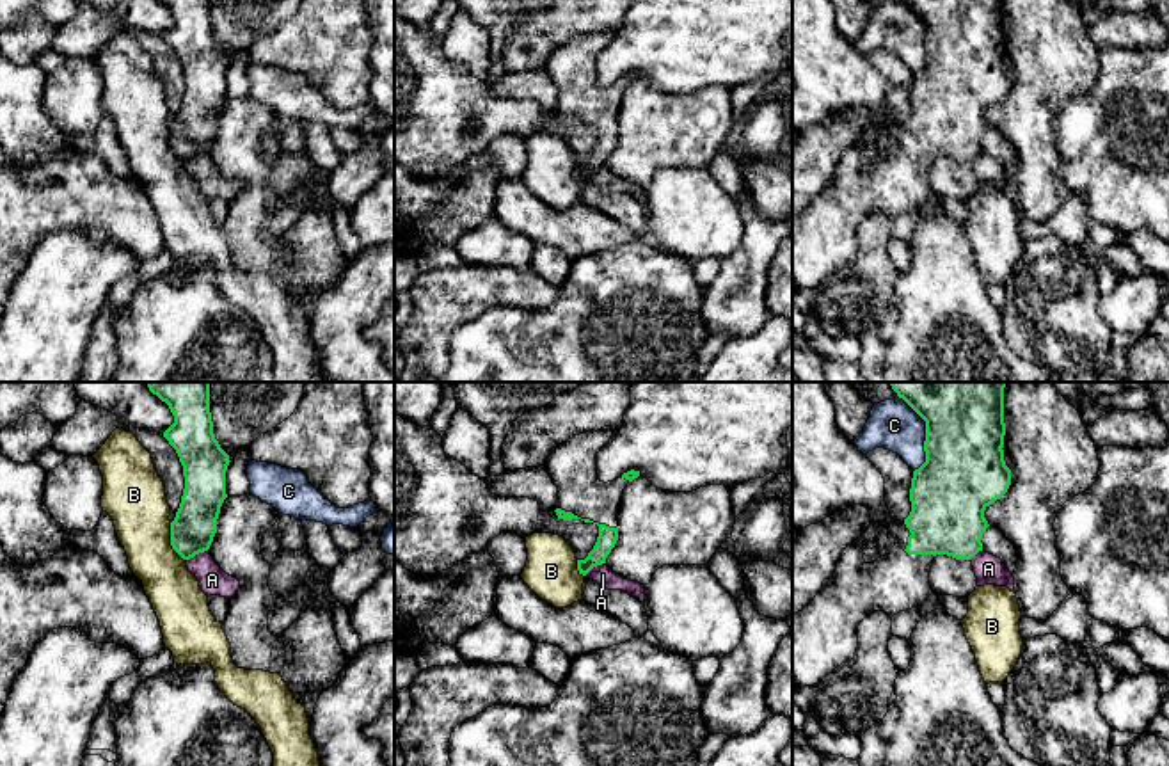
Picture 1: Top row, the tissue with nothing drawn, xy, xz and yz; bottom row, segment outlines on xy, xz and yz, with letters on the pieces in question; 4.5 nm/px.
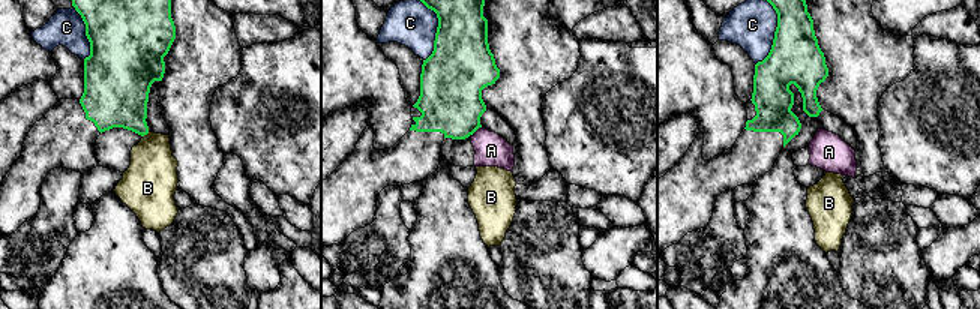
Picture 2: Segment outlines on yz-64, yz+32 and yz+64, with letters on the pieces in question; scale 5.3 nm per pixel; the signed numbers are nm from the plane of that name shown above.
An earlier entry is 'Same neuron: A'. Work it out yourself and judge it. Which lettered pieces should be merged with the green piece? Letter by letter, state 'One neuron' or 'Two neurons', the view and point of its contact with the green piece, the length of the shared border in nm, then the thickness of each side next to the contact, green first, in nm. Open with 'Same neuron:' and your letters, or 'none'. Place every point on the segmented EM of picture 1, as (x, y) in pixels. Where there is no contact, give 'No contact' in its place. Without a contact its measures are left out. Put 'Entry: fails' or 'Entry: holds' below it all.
Same neuron: none
A: Two neurons. Touches green at xy (196, 553). Shared border 110 nm. Thickness 200 nm (green) against 130 nm
B: Two neurons. Touches green at xy (171, 542). Shared border 190 nm. Thickness 200 nm (green) against 280 nm
C: Two neurons. Touches green at yz (926, 434). Shared border 360 nm. Thickness 420 nm (green) against 220 nm
Entry: fails

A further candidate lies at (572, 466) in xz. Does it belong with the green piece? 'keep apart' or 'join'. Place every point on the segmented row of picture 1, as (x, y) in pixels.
join

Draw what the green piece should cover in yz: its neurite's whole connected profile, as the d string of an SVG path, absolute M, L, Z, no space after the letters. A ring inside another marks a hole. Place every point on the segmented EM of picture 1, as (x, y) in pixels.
M890 382L892 389L926 421L926 462L913 471L911 512L901 523L871 523L844 549L828 585L792 615L792 684L821 682L837 666L855 658L858 626L872 611L897 615L920 606L931 594L929 571L936 555L972 560L982 551L982 533L990 526L984 510L1011 485L1004 460L1004 387L1006 382ZM888 530L895 546L874 563L863 560L863 544Z

